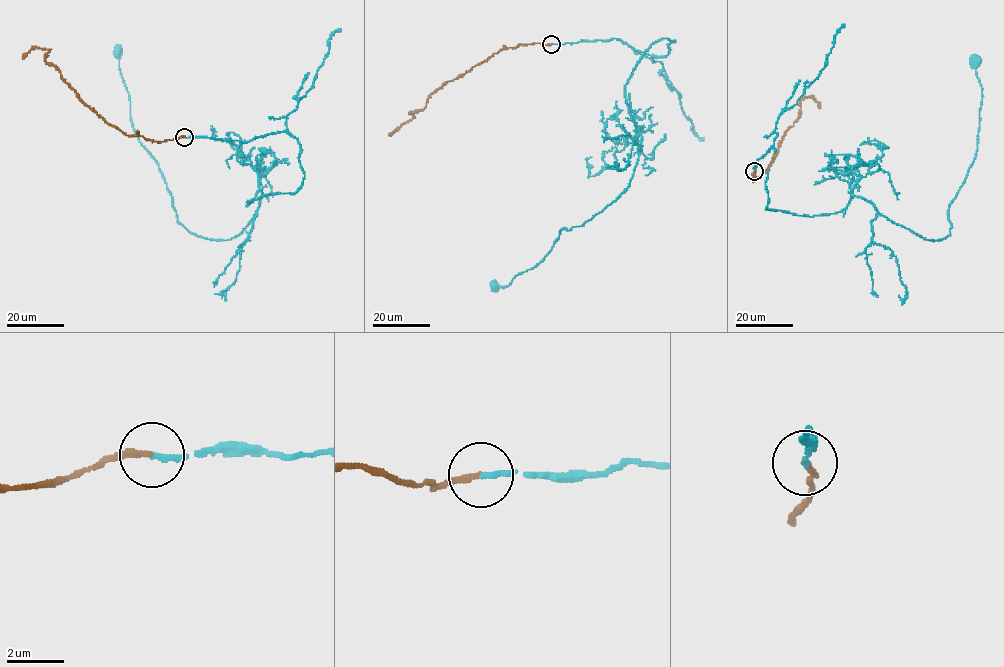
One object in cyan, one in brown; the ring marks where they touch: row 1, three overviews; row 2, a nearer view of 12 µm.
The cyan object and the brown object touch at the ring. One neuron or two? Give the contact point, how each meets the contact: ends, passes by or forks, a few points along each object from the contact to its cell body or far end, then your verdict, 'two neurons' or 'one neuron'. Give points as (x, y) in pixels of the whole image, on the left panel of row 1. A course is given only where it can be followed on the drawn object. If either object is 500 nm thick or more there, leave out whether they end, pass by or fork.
at (184, 137); cyan ends there; brown ends there; cyan runs (184, 137), (286, 131), (302, 185), (247, 202), (258, 190), (230, 239), (190, 232), (135, 133), (117, 52); brown runs (184, 137), (156, 142), (126, 135), (84, 103), (59, 70), (46, 63), (46, 49), (33, 48), (23, 58); one neuron

